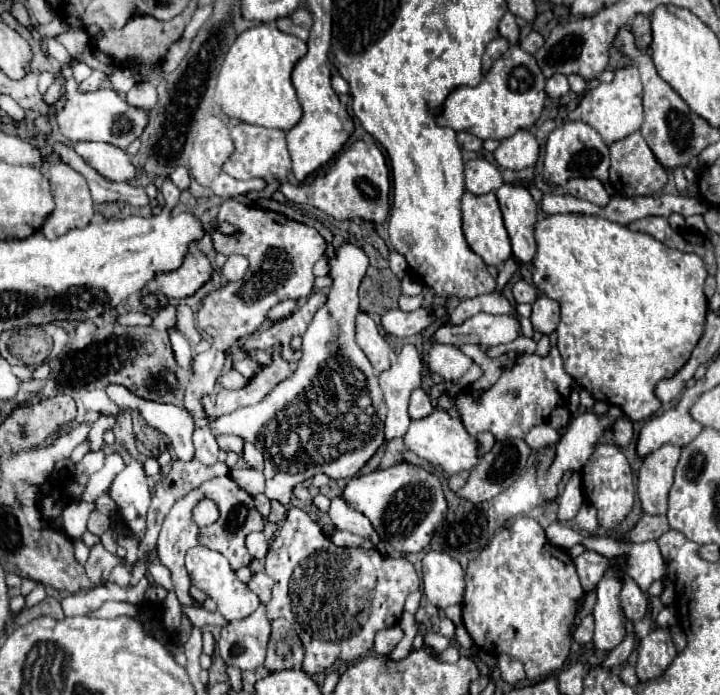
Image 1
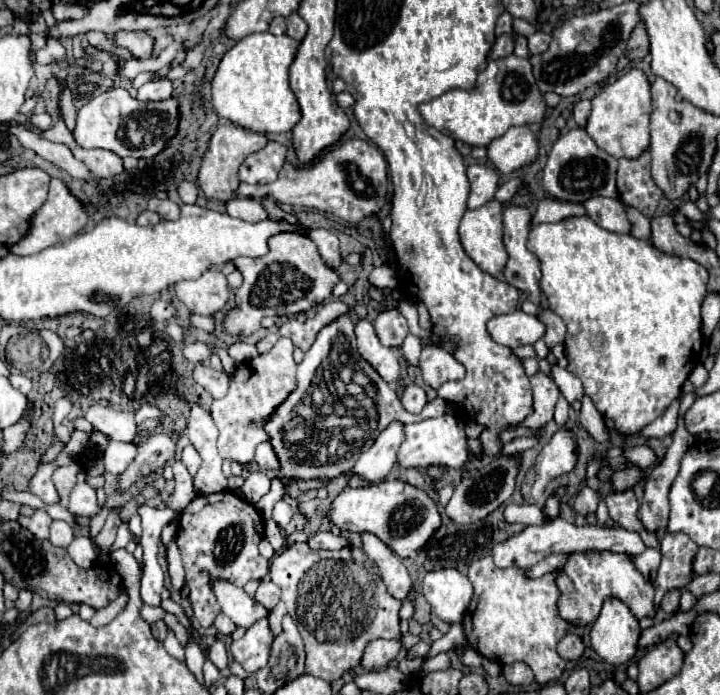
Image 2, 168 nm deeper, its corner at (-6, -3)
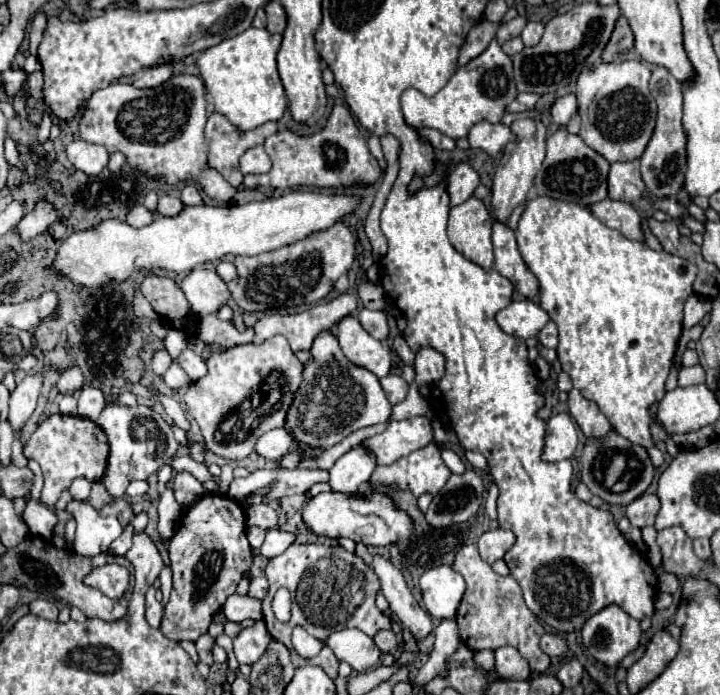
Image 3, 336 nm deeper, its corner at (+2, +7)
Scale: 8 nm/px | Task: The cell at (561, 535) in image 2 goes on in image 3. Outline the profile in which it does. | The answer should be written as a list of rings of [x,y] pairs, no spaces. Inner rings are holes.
[[[497,528],[497,530],[485,532],[485,534],[479,538],[477,548],[479,548],[481,558],[483,558],[487,564],[493,564],[495,560],[503,558],[503,554],[513,546],[513,542],[515,542],[513,532]]]

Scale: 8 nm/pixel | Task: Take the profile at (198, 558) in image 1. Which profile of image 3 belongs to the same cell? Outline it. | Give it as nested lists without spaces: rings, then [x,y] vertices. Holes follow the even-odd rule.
[[[233,594],[223,604],[223,614],[231,622],[243,622],[247,618],[261,620],[263,618],[263,614],[261,614],[261,600],[253,600],[251,596]]]

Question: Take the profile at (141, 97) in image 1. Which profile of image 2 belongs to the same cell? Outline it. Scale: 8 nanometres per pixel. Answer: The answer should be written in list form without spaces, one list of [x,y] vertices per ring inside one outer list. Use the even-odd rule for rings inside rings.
[[[157,80],[157,82],[147,82],[137,90],[137,98],[147,102],[147,100],[167,100],[173,92],[173,86],[169,80]]]

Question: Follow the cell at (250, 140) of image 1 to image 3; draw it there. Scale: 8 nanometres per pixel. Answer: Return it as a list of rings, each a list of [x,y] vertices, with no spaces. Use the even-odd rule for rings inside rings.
[[[255,146],[241,156],[243,174],[261,174],[261,172],[269,172],[269,168],[271,168],[271,160],[263,150],[263,146]]]

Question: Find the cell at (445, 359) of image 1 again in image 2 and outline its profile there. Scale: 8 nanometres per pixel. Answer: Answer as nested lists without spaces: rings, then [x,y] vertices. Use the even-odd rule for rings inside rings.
[[[425,346],[421,352],[419,366],[423,370],[423,380],[431,388],[439,388],[447,380],[461,380],[465,378],[465,366],[455,360],[453,354],[445,352],[439,346]]]

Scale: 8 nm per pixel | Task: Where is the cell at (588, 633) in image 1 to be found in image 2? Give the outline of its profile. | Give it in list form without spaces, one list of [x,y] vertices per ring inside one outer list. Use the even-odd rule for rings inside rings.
[[[569,632],[569,634],[559,642],[557,650],[559,650],[561,658],[565,658],[565,660],[577,660],[577,658],[583,654],[585,644],[583,644],[583,640],[581,640],[579,634]]]

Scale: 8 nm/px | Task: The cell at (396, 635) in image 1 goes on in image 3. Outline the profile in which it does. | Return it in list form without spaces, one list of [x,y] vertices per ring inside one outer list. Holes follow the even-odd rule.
[[[345,628],[341,632],[333,632],[325,644],[335,652],[339,662],[347,662],[355,672],[373,668],[381,658],[381,650],[375,646],[373,638],[361,630]]]

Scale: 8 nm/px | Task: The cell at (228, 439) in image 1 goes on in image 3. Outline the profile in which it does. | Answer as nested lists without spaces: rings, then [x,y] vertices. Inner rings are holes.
[[[273,336],[263,344],[239,344],[213,354],[207,360],[207,374],[193,382],[183,396],[189,414],[201,426],[207,450],[227,460],[247,458],[265,432],[285,426],[289,404],[293,404],[293,396],[301,384],[301,372],[303,364],[283,336]],[[235,408],[243,418],[251,416],[257,426],[223,426],[223,420]]]

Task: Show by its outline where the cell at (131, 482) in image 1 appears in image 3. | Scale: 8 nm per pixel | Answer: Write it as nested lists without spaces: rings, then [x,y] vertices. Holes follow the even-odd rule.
[[[149,588],[149,592],[147,592],[147,622],[153,628],[159,628],[161,616],[163,616],[163,604],[155,598],[155,588]]]

